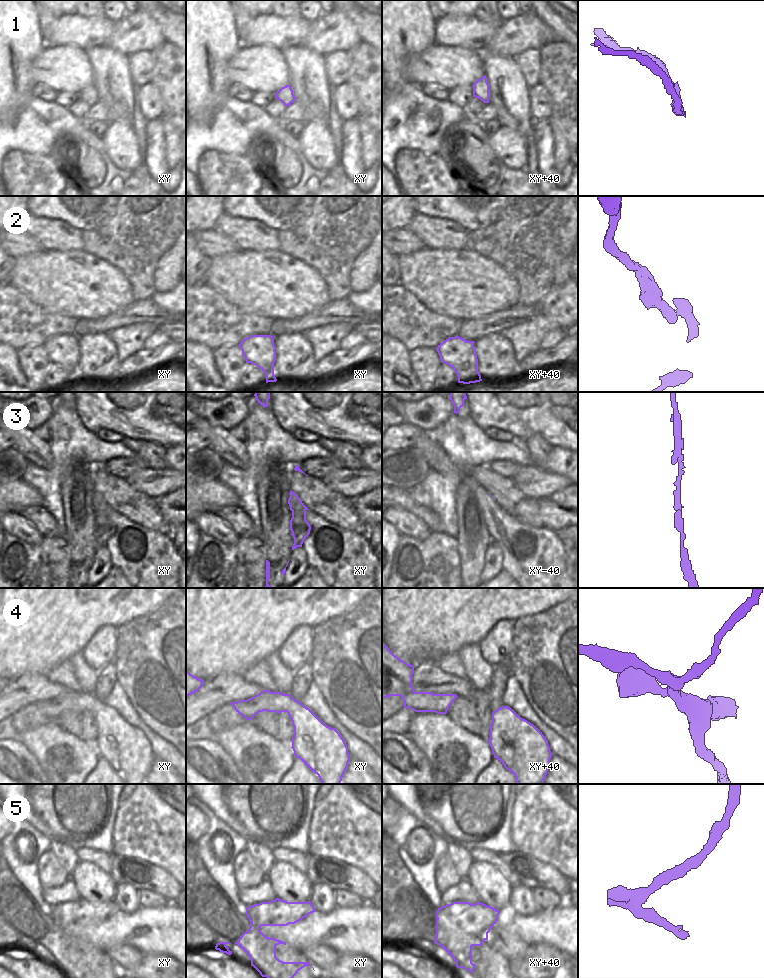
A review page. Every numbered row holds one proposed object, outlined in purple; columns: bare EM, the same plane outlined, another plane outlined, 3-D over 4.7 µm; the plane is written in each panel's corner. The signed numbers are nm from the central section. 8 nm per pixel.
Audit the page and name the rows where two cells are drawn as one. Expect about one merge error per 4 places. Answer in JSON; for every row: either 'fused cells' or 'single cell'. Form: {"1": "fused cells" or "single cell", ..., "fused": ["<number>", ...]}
{"1": "single cell", "2": "single cell", "3": "single cell", "4": "single cell", "5": "fused cells", "fused": ["5"]}

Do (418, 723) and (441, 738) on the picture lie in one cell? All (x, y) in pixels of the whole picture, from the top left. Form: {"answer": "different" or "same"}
{"answer": "same"}

